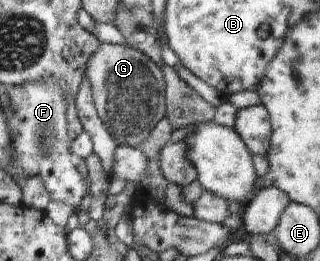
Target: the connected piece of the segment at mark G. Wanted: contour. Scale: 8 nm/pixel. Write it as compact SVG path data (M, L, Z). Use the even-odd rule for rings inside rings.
M100 43L86 63L93 103L100 120L117 145L140 148L165 116L165 80L162 69L146 53L128 45Z

